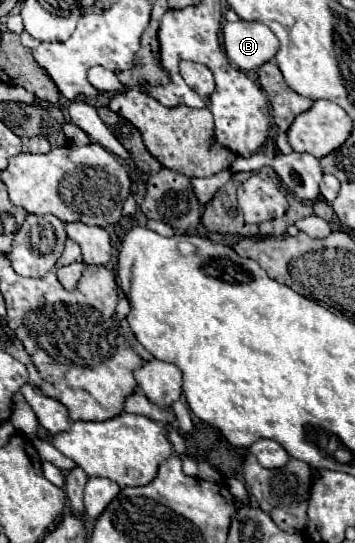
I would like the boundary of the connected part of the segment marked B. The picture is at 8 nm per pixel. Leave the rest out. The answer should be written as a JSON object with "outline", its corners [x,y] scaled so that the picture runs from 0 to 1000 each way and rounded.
{"outline":[[[665,39],[625,53],[631,90],[648,116],[682,131],[710,131],[766,112],[783,94],[783,68],[738,42]]]}

